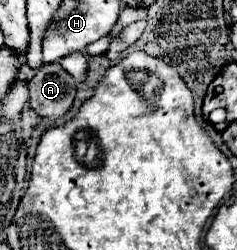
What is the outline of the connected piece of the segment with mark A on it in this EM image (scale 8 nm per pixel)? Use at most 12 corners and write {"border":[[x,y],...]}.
{"border":[[60,63],[28,81],[30,107],[60,117],[74,101],[76,81]]}

